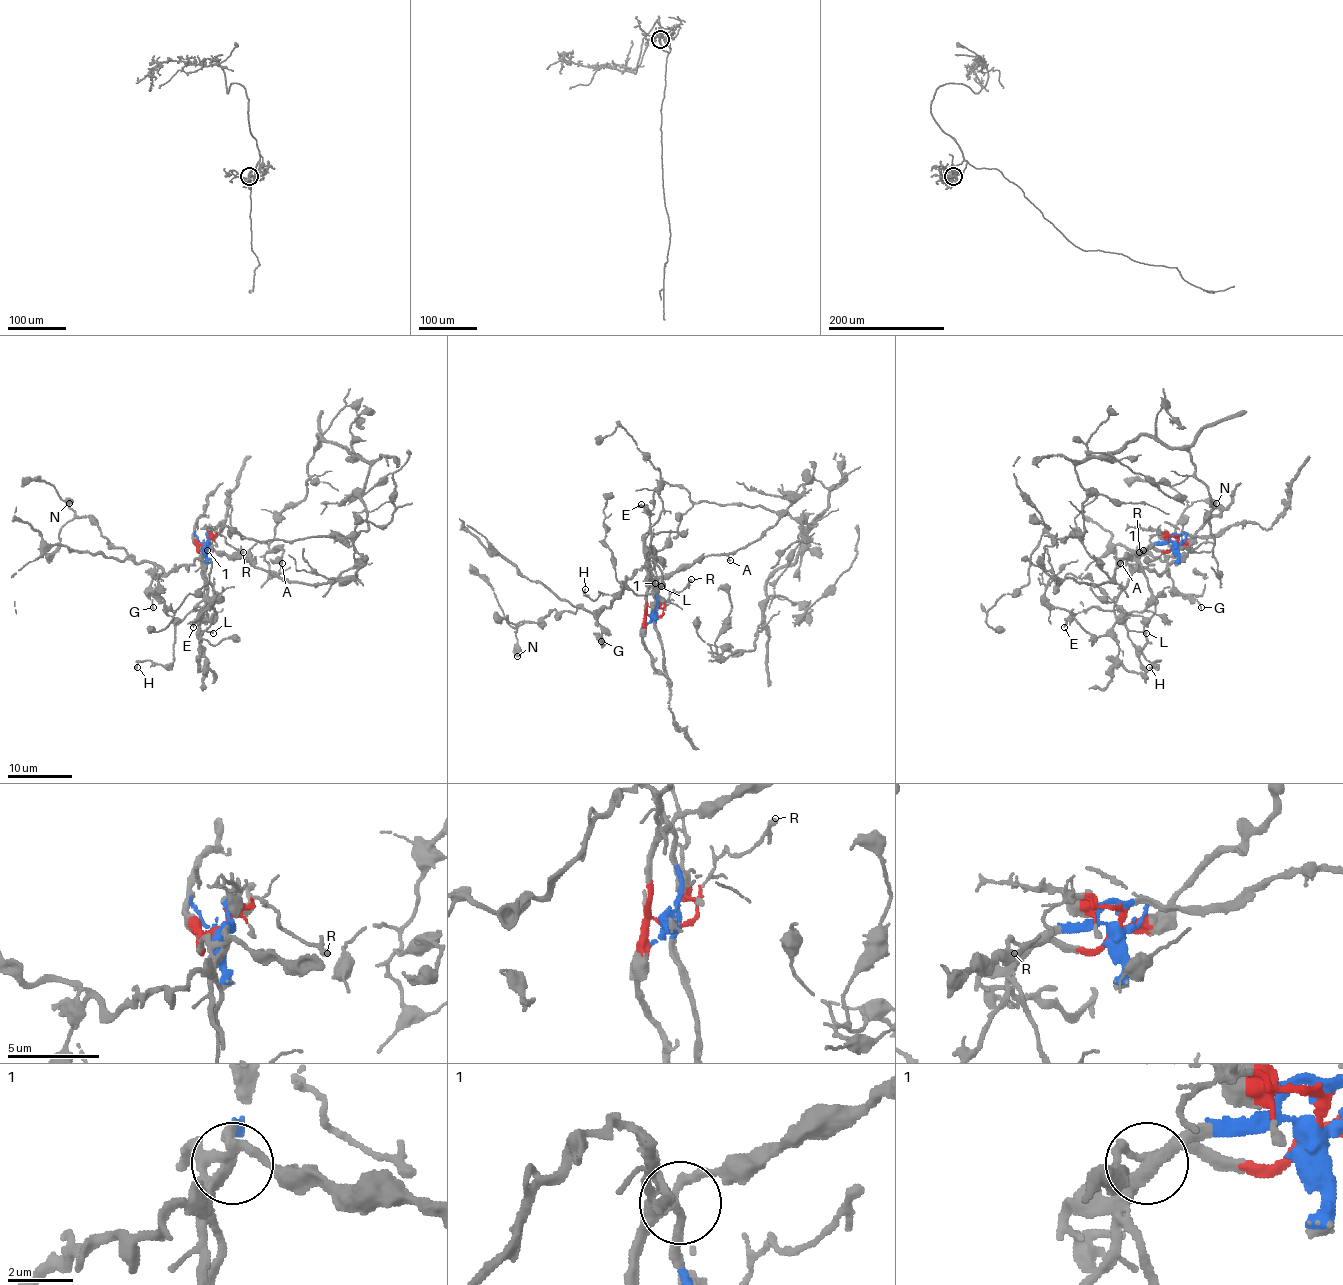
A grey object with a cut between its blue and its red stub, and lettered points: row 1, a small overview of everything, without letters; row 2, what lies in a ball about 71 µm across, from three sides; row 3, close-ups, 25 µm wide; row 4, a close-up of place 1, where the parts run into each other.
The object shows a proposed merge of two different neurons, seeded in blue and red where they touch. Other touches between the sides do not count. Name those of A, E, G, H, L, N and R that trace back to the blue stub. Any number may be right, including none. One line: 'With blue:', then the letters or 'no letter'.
With blue: E, G, H, L, N

